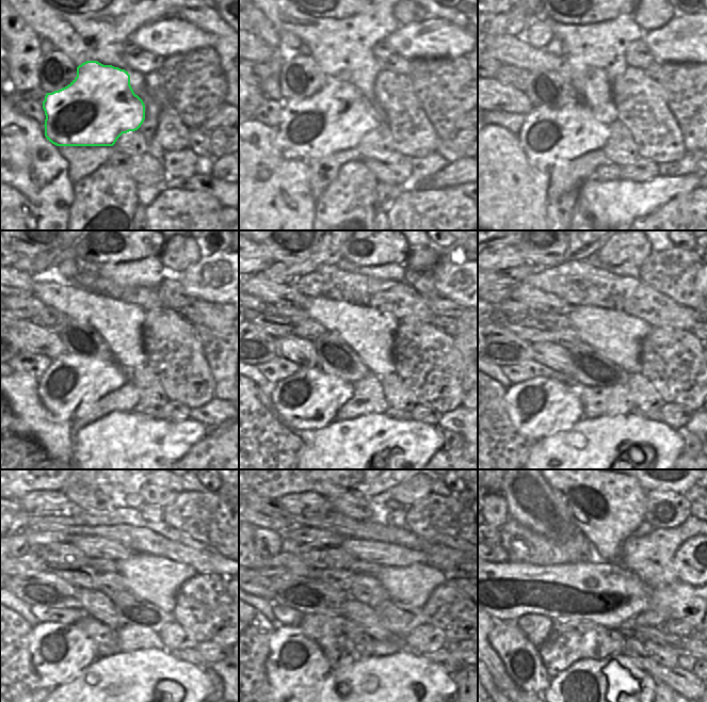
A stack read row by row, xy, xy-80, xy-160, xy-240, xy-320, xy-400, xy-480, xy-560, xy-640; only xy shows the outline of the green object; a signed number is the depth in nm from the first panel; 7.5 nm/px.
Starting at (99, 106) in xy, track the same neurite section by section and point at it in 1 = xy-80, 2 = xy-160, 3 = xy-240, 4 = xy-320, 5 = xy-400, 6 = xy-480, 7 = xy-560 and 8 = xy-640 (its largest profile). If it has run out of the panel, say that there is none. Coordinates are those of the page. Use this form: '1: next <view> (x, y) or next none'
1: next xy-80 (335, 118)
2: next xy-160 (548, 137)
3: next xy-240 (70, 385)
4: next xy-320 (309, 399)
5: next xy-400 (537, 408)
6: next xy-480 (60, 652)
7: next xy-560 (295, 665)
8: next xy-640 (527, 679)

